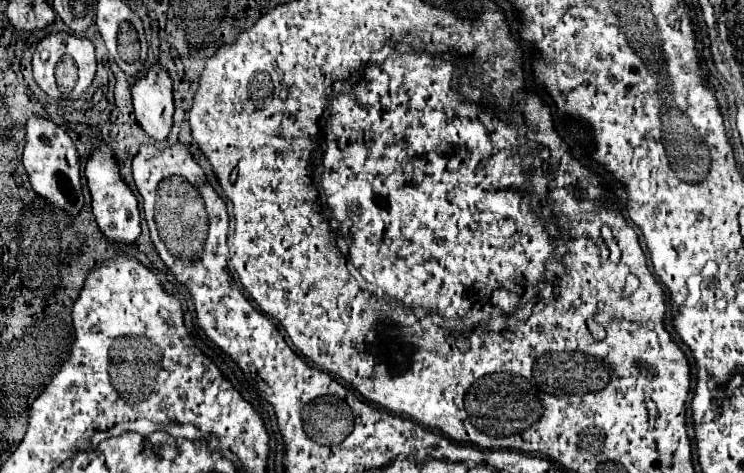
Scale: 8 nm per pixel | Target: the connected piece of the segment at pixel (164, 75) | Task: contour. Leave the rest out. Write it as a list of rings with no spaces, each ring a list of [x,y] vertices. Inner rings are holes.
[[[153,63],[149,71],[135,81],[131,93],[139,125],[153,139],[165,139],[171,131],[173,117],[173,81],[169,71]]]

